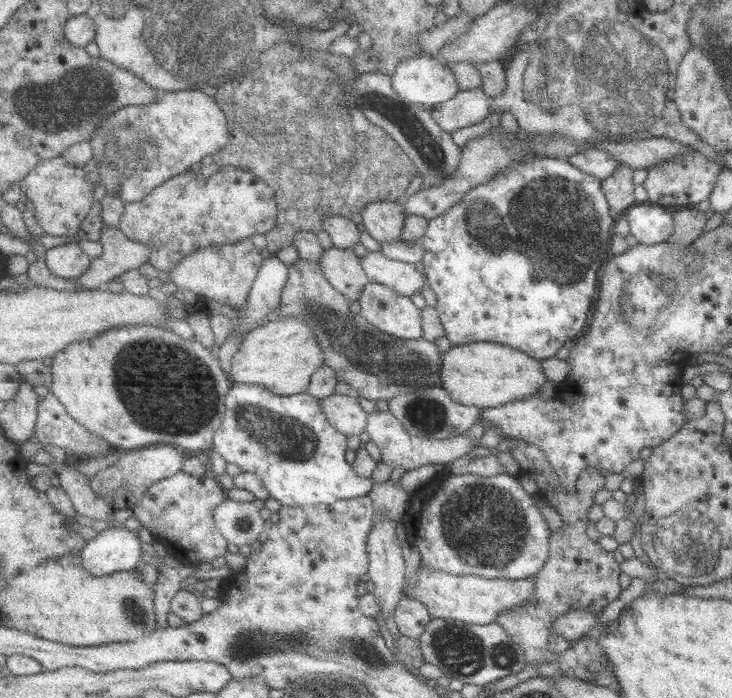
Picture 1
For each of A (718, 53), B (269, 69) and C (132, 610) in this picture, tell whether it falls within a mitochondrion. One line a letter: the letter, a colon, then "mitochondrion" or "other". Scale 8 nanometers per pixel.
A: mitochondrion
B: other
C: mitochondrion

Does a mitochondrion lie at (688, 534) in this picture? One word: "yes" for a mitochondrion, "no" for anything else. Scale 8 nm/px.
yes

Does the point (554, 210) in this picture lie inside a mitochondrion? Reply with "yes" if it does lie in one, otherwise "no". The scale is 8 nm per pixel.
yes

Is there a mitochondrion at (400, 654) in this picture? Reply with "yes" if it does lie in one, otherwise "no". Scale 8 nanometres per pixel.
no

